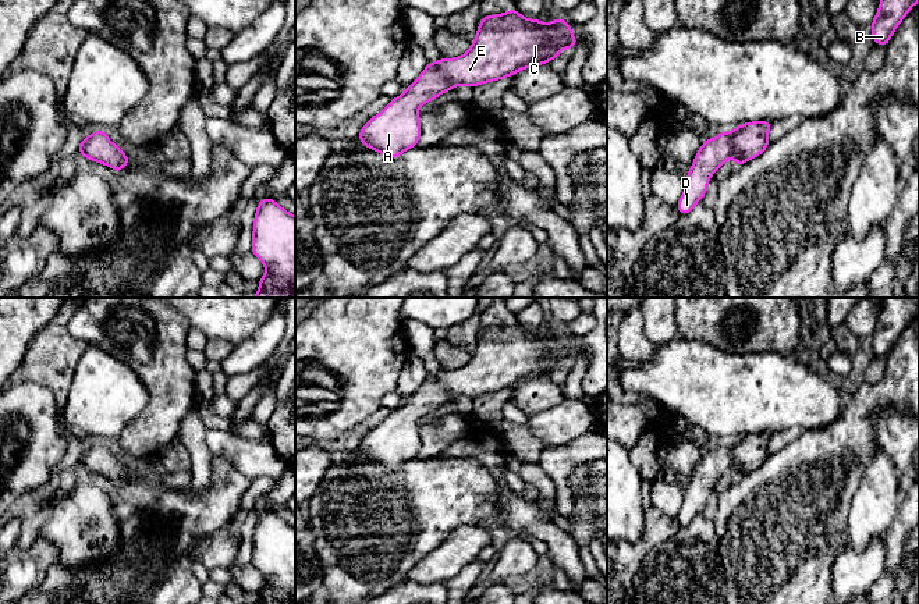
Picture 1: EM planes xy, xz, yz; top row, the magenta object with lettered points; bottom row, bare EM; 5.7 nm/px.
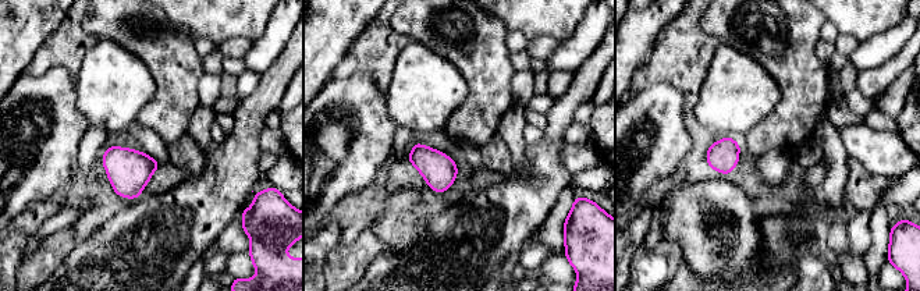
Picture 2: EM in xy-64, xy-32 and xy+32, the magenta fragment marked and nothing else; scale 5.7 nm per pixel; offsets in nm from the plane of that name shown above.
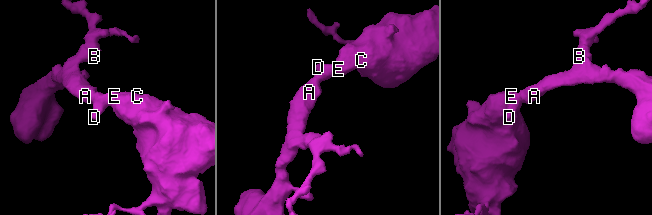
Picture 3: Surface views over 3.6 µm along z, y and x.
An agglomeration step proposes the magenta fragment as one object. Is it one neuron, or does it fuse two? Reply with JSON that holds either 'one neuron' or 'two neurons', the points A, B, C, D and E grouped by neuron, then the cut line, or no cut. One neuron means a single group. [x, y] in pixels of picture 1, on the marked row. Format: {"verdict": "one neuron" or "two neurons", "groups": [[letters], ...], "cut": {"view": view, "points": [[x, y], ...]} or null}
{"verdict": "one neuron", "groups": [["A", "B", "C", "D", "E"]], "cut": null}

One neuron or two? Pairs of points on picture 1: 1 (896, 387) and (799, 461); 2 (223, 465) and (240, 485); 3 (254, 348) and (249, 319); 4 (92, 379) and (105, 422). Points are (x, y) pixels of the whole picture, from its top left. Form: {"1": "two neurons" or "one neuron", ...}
{"1": "one neuron", "2": "one neuron", "3": "two neurons", "4": "one neuron"}

